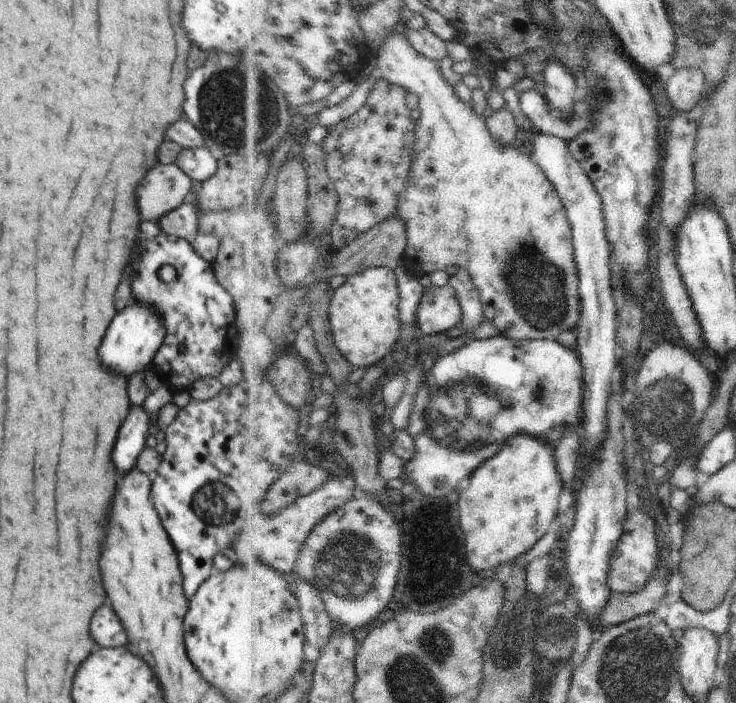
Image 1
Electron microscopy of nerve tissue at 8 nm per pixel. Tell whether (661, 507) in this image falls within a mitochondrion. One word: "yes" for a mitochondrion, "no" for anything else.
no

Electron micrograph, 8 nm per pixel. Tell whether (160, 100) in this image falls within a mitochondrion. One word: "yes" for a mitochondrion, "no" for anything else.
no

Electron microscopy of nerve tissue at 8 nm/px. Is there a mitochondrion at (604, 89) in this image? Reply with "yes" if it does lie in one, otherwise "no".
yes

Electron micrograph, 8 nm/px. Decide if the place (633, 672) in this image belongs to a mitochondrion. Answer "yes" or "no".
yes

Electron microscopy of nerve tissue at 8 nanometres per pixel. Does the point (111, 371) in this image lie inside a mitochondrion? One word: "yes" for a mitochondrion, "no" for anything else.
no

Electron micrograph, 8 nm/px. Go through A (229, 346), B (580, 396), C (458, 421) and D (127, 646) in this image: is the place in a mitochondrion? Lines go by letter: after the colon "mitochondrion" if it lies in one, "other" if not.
A: other
B: other
C: mitochondrion
D: other

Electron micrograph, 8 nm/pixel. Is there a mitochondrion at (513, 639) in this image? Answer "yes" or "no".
yes

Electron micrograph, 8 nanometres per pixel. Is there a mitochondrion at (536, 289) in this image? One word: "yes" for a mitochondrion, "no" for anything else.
yes

